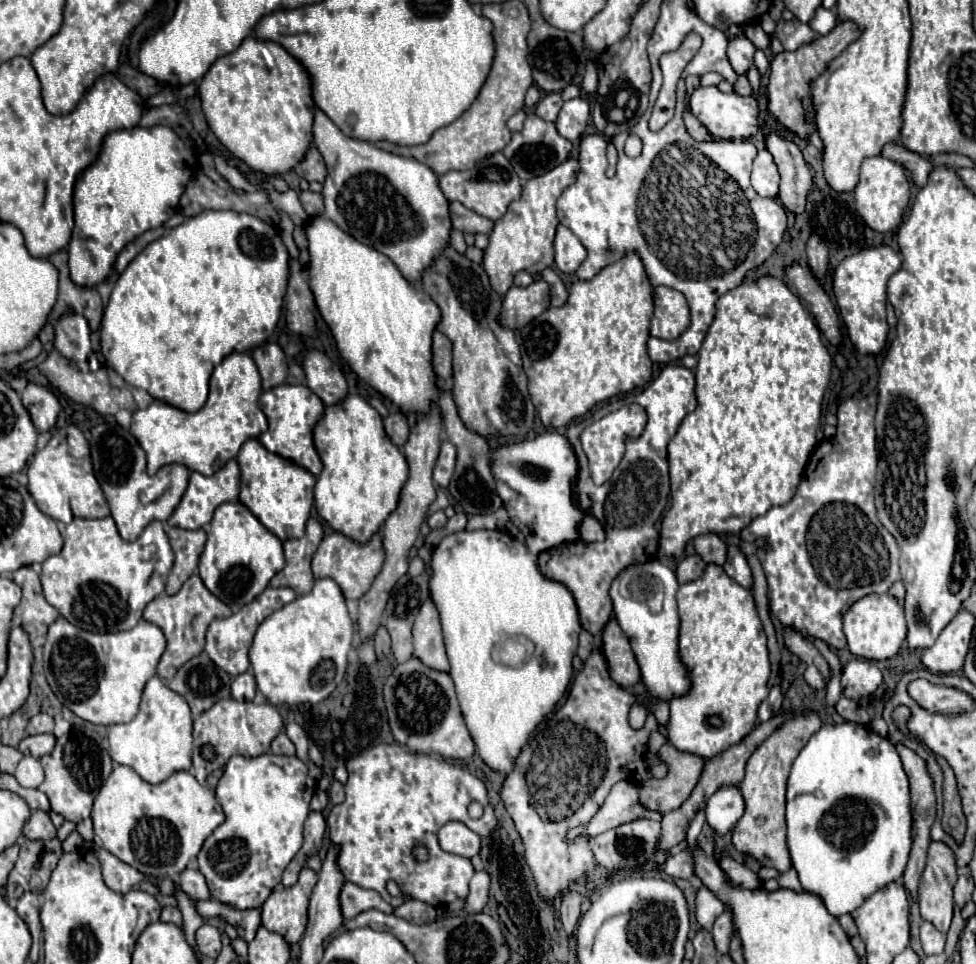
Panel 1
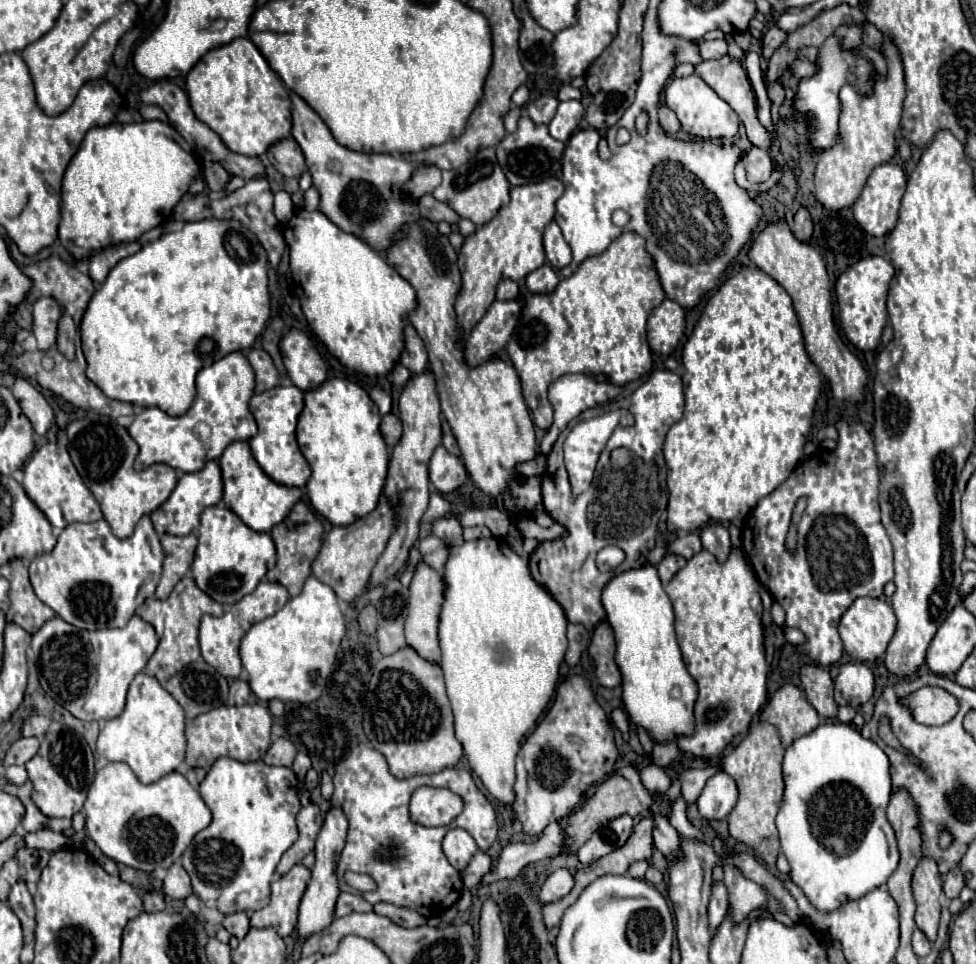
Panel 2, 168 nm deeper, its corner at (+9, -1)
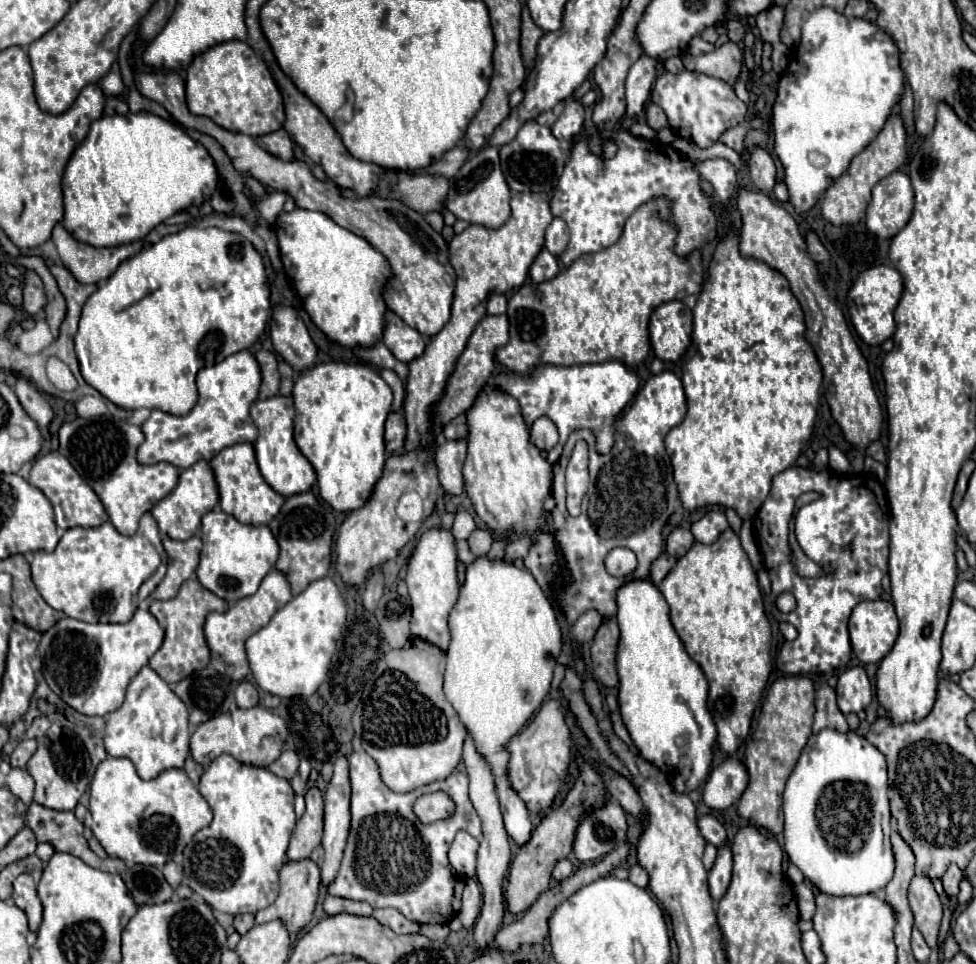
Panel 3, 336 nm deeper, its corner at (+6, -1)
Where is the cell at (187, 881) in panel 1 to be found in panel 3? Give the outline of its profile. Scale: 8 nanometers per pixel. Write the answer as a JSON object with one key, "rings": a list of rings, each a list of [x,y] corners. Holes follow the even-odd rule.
{"rings":[[[168,861],[168,863],[162,867],[162,873],[164,873],[168,885],[172,885],[172,889],[178,889],[178,885],[182,883],[182,877],[184,877],[182,867],[176,865],[174,861]]]}

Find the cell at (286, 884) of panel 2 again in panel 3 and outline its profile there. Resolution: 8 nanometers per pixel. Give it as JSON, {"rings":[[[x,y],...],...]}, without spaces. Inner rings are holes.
{"rings":[[[310,859],[284,863],[284,867],[280,869],[280,893],[270,907],[256,913],[256,923],[268,923],[268,921],[280,919],[284,921],[290,933],[298,933],[312,919],[314,905],[318,899],[318,889],[320,889],[320,869],[316,863],[312,863]]]}

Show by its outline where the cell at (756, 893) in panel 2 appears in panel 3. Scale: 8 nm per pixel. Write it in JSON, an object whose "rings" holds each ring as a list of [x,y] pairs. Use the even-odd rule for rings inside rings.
{"rings":[[[712,815],[698,817],[698,827],[700,827],[700,833],[704,835],[704,839],[708,843],[712,843],[714,847],[724,847],[726,845],[726,841],[728,841],[726,829]]]}

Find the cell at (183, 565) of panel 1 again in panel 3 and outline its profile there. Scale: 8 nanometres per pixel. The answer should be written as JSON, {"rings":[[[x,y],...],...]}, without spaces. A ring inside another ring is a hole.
{"rings":[[[162,537],[164,549],[168,553],[168,571],[160,585],[154,589],[152,599],[172,599],[176,597],[180,585],[194,573],[198,565],[198,555],[202,549],[200,537],[190,537],[186,541],[176,541]]]}

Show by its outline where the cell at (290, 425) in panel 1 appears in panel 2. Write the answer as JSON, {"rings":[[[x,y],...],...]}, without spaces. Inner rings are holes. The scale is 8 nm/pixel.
{"rings":[[[277,385],[269,391],[263,391],[261,395],[253,395],[249,401],[249,411],[253,413],[258,427],[258,433],[249,441],[249,445],[256,461],[259,461],[259,467],[275,483],[299,489],[303,489],[307,485],[307,479],[311,477],[311,467],[301,455],[295,439],[295,425],[301,409],[303,409],[303,391],[293,385],[289,387]]]}

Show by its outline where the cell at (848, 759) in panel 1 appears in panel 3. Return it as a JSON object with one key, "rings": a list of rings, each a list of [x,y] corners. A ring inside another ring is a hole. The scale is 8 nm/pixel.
{"rings":[[[822,729],[820,733],[814,733],[808,743],[804,745],[802,753],[800,753],[800,759],[786,783],[786,791],[783,793],[782,811],[786,823],[784,823],[784,851],[788,853],[790,861],[804,873],[804,877],[816,887],[820,889],[822,893],[828,893],[828,895],[864,895],[864,893],[874,893],[882,887],[888,885],[888,881],[892,879],[894,875],[894,853],[888,845],[888,839],[886,839],[886,833],[882,829],[882,815],[888,811],[888,767],[886,767],[886,761],[884,761],[884,755],[864,737],[856,735],[854,731],[848,731],[848,733],[840,733],[836,729]]]}

